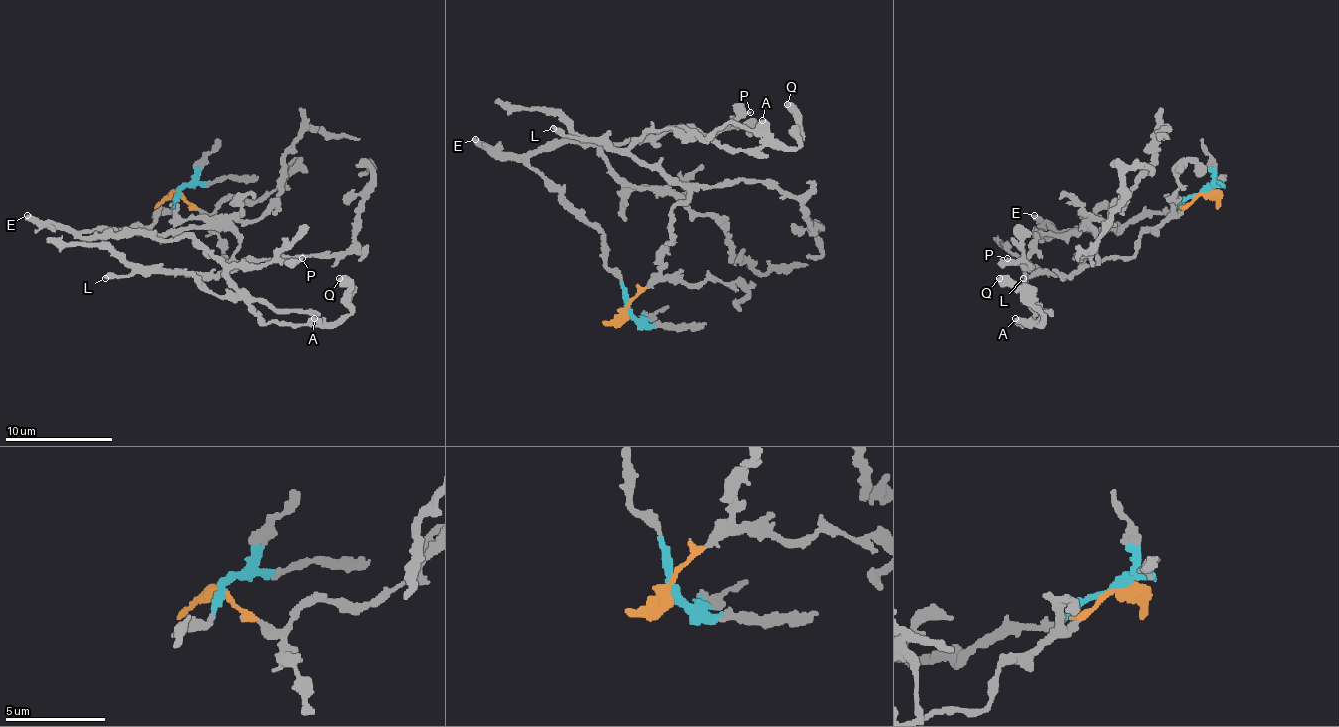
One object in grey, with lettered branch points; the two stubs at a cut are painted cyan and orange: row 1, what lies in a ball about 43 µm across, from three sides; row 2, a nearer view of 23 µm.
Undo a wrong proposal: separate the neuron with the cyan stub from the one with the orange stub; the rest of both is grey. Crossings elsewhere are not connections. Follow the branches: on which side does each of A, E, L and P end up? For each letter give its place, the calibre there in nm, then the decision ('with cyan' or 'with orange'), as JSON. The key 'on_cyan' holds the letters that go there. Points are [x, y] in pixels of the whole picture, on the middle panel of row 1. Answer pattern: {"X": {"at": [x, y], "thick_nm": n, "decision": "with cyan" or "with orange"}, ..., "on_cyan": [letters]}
{"A": {"at": [762, 120], "thick_nm": 500, "decision": "with orange"}, "E": {"at": [475, 139], "thick_nm": 400, "decision": "with cyan"}, "L": {"at": [553, 128], "thick_nm": 400, "decision": "with orange"}, "P": {"at": [750, 112], "thick_nm": 360, "decision": "with cyan"}, "on_cyan": ["E", "P"]}

